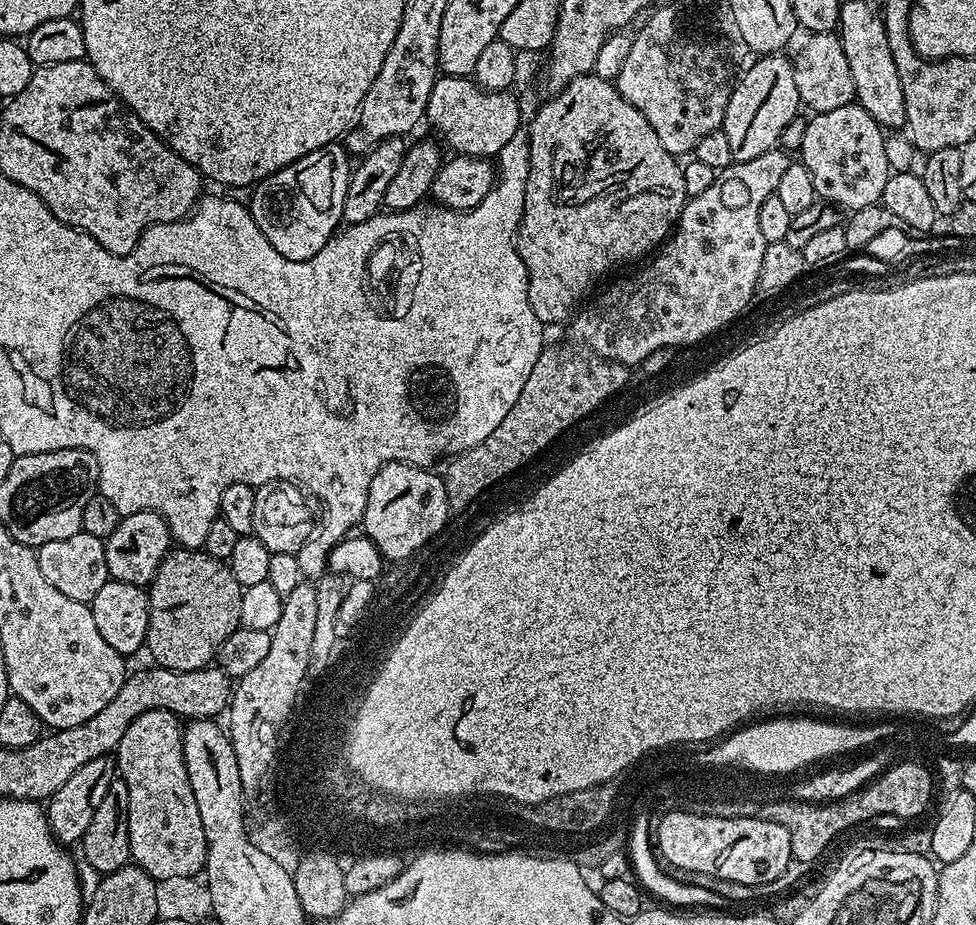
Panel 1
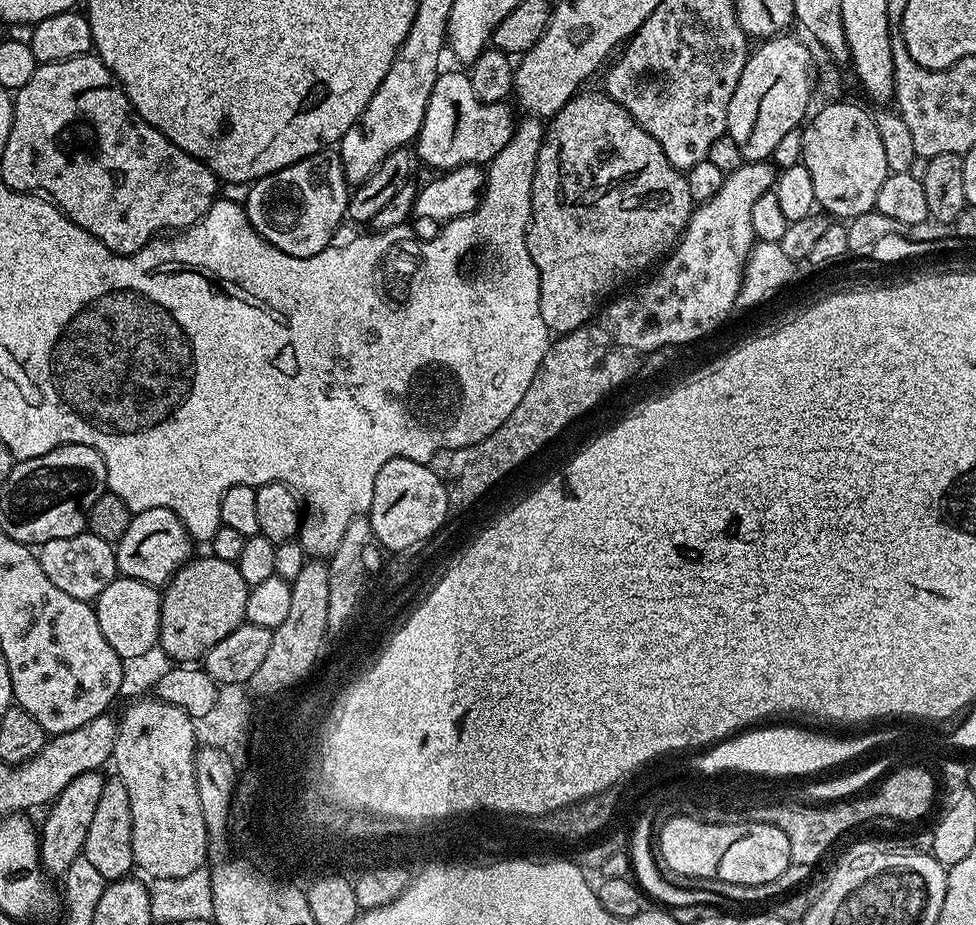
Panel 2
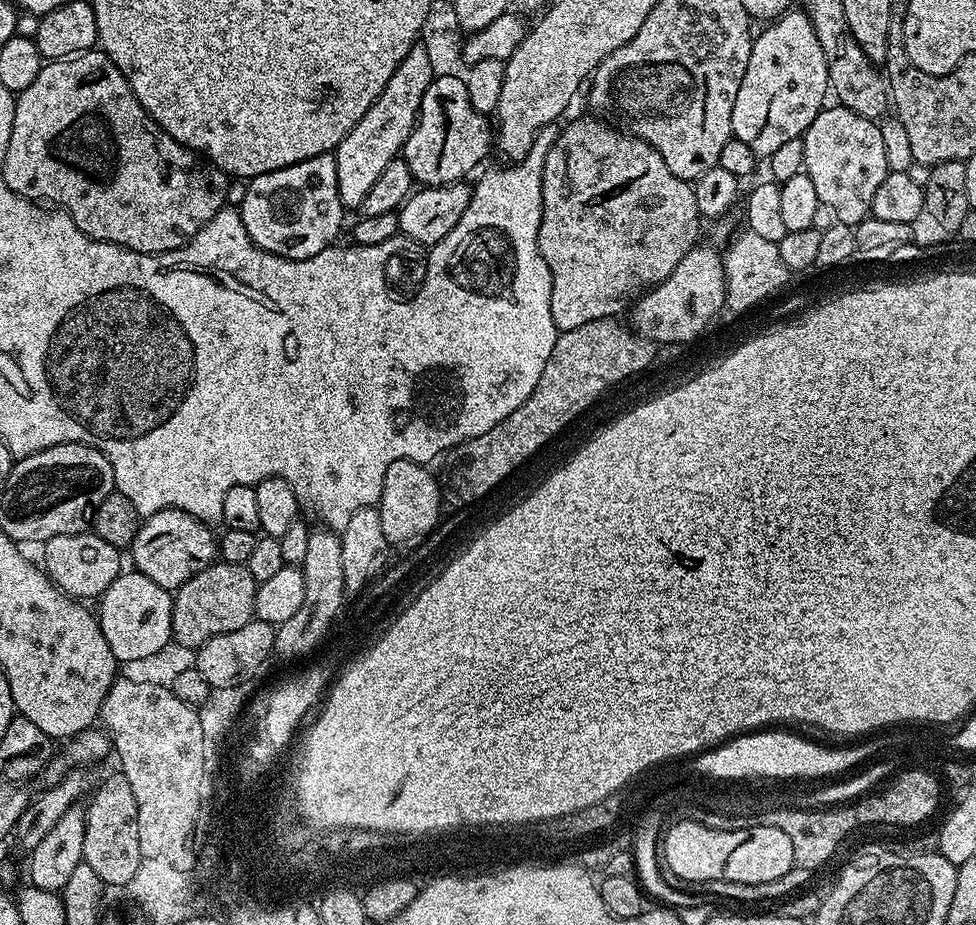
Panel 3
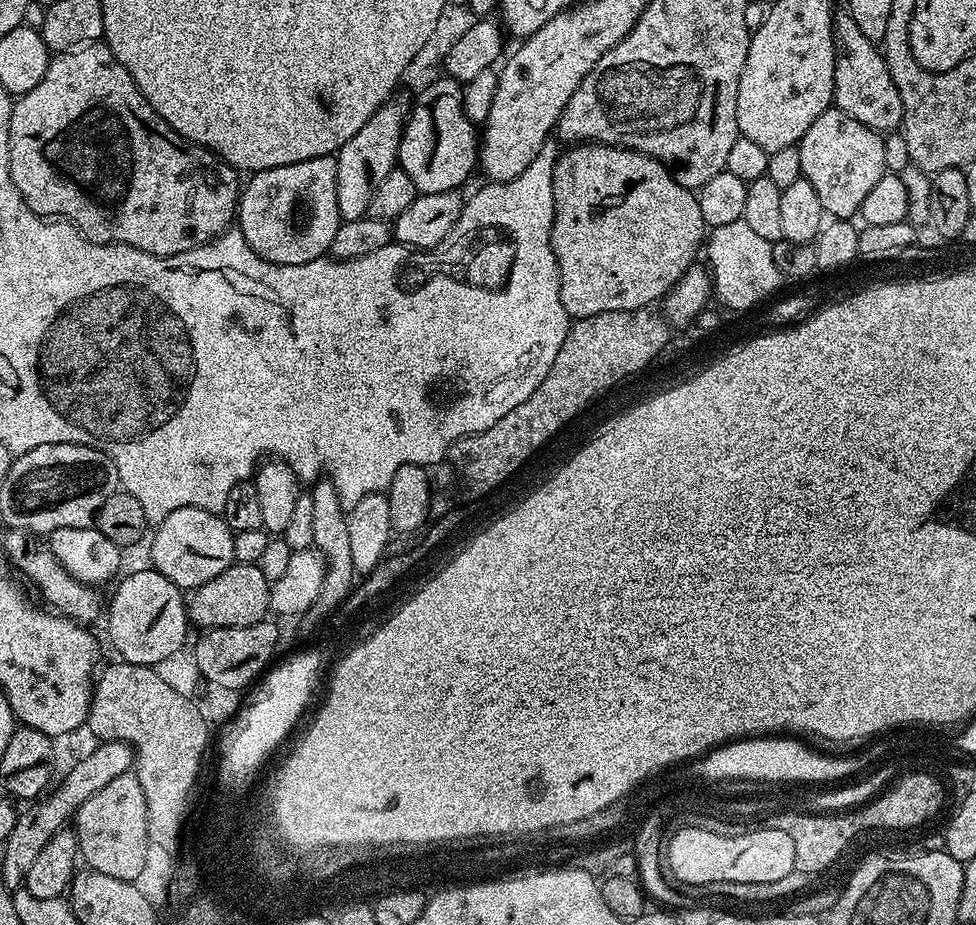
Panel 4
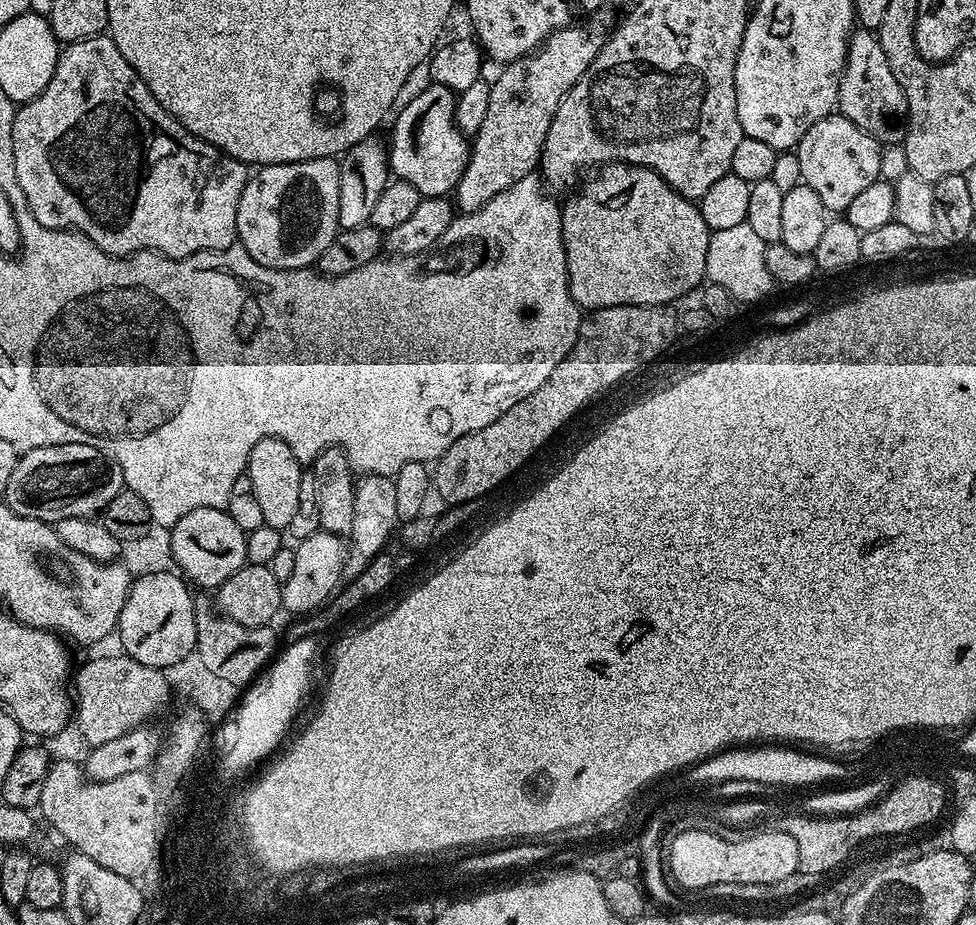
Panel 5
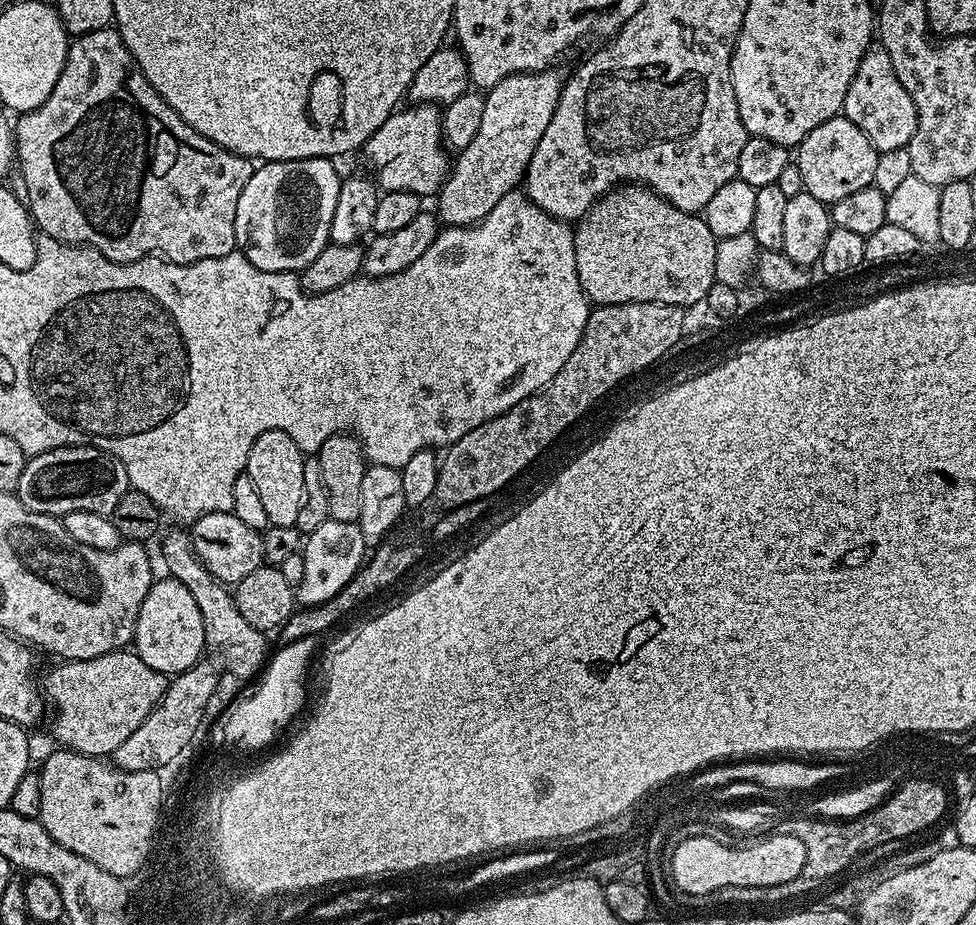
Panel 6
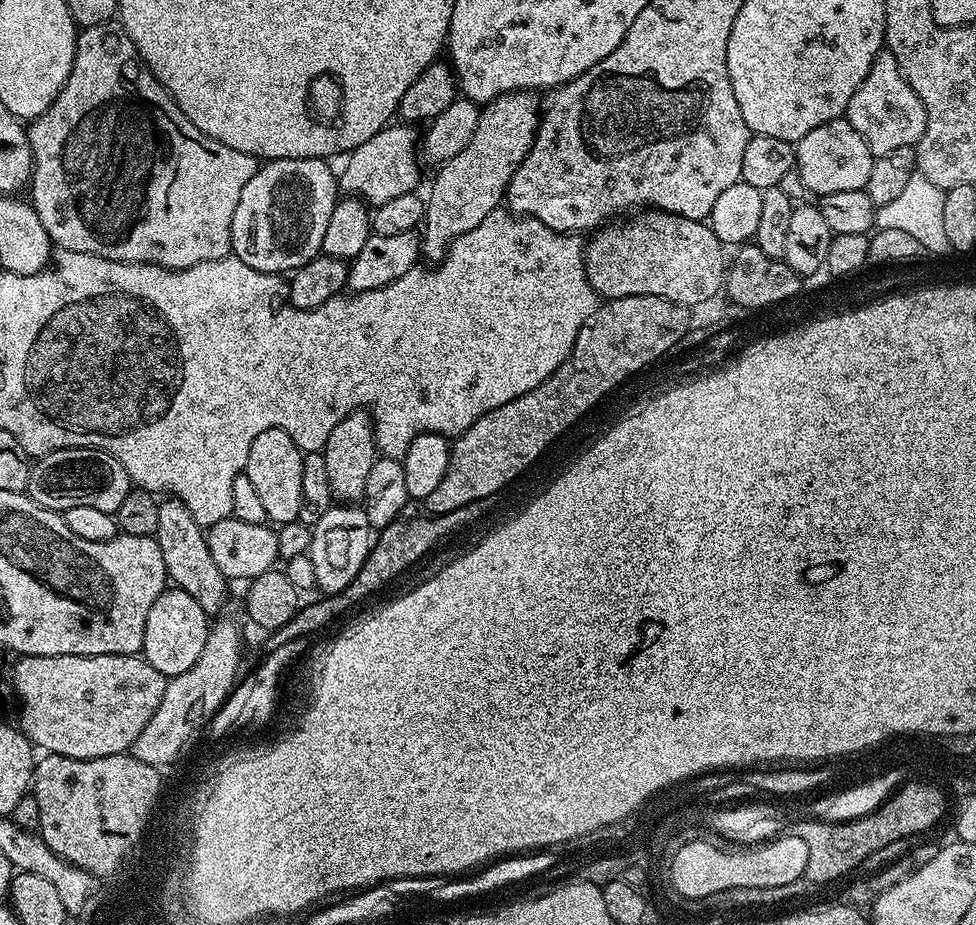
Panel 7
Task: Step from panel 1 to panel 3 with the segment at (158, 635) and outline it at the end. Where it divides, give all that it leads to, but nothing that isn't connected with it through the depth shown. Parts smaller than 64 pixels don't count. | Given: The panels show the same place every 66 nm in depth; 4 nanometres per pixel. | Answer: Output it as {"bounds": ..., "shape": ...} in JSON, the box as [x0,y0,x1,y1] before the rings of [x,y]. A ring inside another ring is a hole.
{"bounds":[172,562,256,650],"shape":[[[213,562],[198,574],[194,574],[182,587],[175,589],[172,598],[172,640],[177,645],[193,650],[218,634],[230,634],[230,630],[242,630],[256,615],[255,578],[243,564]]]}

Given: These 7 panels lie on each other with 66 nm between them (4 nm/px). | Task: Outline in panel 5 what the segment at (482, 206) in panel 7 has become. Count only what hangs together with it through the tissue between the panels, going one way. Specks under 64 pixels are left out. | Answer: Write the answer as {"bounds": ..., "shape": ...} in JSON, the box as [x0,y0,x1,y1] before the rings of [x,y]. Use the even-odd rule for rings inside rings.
{"bounds":[454,18,609,213],"shape":[[[588,18],[558,29],[554,34],[550,34],[535,52],[512,60],[499,69],[500,77],[491,85],[486,118],[475,136],[471,137],[468,165],[456,184],[454,204],[461,213],[477,212],[482,206],[486,206],[486,202],[490,202],[490,198],[494,198],[494,194],[502,194],[502,190],[514,186],[514,182],[537,171],[540,151],[546,142],[546,130],[550,130],[550,122],[554,122],[554,114],[558,114],[562,98],[566,98],[566,94],[578,82],[578,78],[586,74],[590,62],[598,58],[602,46],[608,41],[609,25],[606,26],[596,19],[600,18]]]}

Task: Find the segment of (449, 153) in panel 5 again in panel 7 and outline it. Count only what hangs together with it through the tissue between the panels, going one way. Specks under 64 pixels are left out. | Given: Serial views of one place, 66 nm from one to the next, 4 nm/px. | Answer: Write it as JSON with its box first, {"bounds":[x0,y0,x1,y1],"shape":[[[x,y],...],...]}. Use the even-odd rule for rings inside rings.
{"bounds":[338,122,418,206],"shape":[[[392,122],[382,129],[374,138],[362,142],[354,151],[347,153],[344,169],[338,172],[338,188],[341,193],[352,198],[359,198],[369,206],[382,202],[390,202],[390,198],[398,198],[398,194],[416,192],[416,166],[418,167],[418,132],[407,122]]]}

